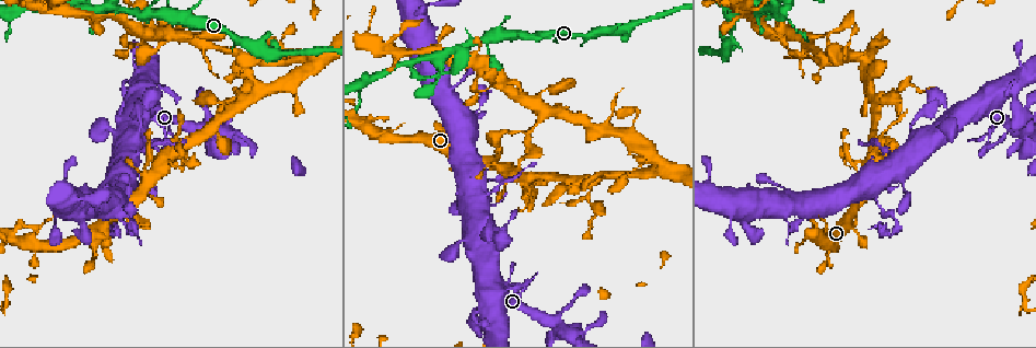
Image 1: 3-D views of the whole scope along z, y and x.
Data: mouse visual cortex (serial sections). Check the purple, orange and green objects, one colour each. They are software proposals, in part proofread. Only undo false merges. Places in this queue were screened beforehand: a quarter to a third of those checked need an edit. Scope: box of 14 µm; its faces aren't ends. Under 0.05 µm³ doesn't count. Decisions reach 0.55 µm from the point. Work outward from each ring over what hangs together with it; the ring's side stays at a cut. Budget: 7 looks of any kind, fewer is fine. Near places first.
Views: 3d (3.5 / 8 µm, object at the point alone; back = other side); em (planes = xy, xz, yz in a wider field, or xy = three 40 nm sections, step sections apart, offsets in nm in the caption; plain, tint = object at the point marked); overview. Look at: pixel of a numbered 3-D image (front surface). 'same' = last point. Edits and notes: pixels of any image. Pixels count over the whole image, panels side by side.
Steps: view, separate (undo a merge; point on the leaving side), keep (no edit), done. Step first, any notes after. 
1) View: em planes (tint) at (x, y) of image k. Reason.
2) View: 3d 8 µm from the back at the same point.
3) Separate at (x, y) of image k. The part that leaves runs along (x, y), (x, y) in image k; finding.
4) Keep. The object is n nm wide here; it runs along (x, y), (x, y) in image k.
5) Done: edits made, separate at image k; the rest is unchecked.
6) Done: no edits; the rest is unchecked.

View: 3d 3.5 µm from the back at (598, 180) of image 1. Abrupt turn.

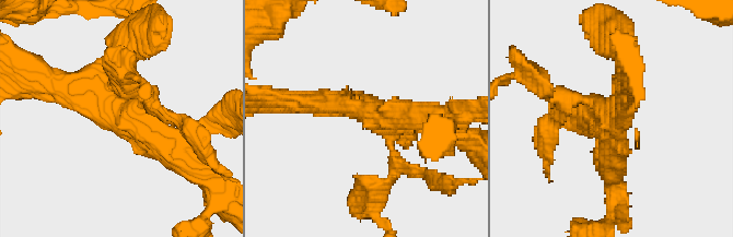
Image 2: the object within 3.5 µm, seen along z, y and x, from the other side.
View: em xy step 5 (tint) at (378, 116) of image 2. 4 arms meet here; the arms are 150, 300, 300, 350 nm wide.

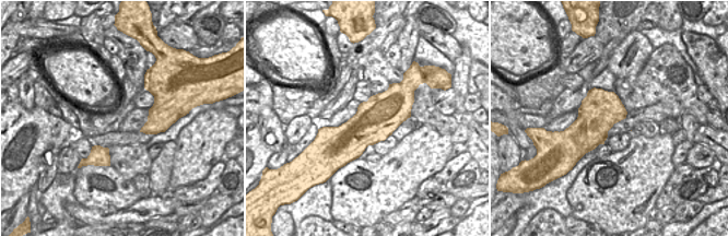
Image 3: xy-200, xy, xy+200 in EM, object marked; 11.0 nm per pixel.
Keep. Continuous, no second cell.

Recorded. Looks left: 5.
View: 3d 3.5 µm at (181, 163) of image 1. Narrows sharply.

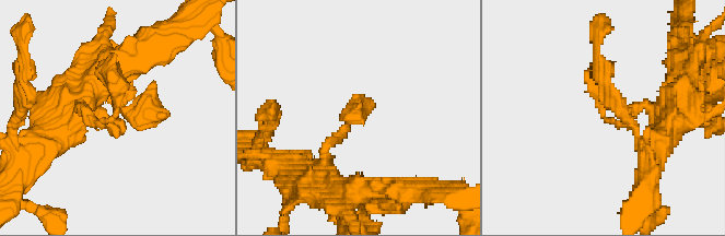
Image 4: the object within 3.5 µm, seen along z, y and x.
View: em xy step 3 (tint) at (113, 117) of image 4.

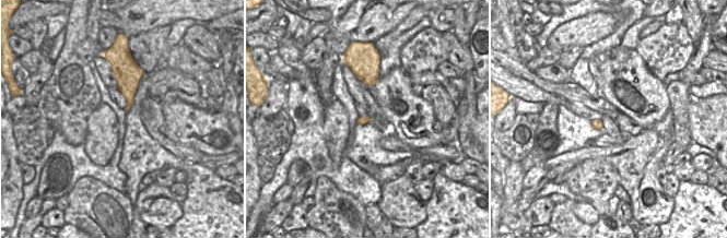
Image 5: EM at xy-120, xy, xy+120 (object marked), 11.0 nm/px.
View: em xy step 2 (tint) at the same point.

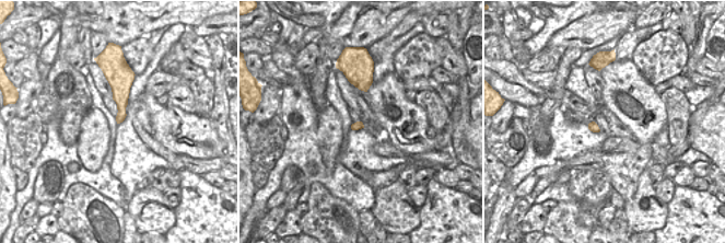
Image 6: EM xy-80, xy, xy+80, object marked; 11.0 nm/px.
Keep. It runs along (650, 108), (607, 121), (594, 54) in image 4; one cell here.

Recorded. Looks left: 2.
View: 3d 8 µm at (901, 172) of image 1.

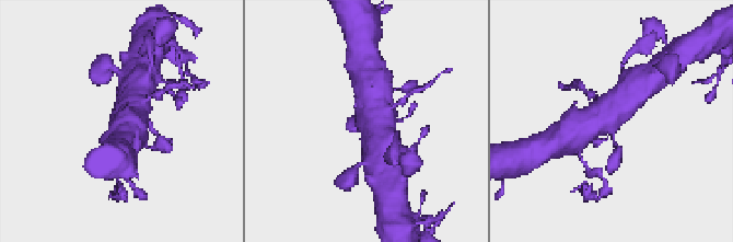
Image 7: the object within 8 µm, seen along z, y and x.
View: 3d 3.5 µm at (614, 125) of image 7.

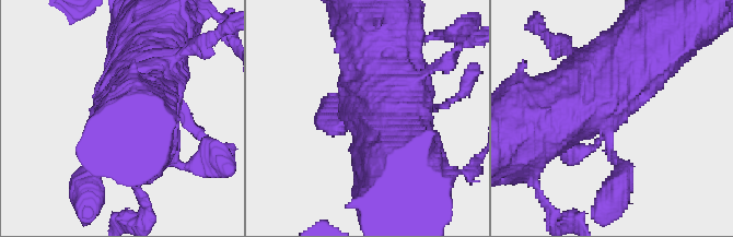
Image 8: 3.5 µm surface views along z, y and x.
Keep. It runs along (646, 38), (617, 72), (534, 122) in image 8; all the same cell.

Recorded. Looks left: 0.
Done: no edits; the rest is unchecked.

